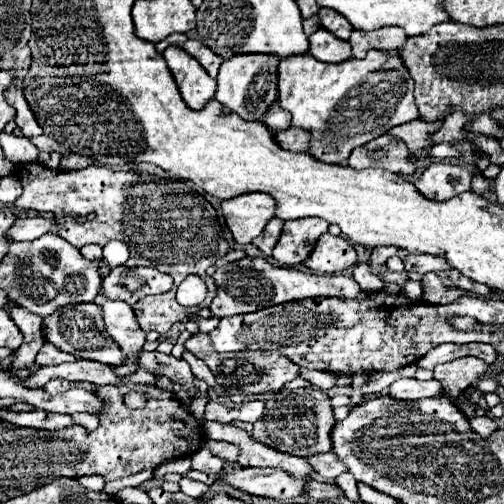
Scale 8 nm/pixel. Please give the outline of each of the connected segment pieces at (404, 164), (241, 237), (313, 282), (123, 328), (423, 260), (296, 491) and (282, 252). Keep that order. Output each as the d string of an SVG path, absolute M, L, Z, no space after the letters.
M382 135L362 147L356 147L348 157L348 165L354 169L386 169L402 175L410 175L416 169L408 147L390 135Z
M248 193L238 195L236 199L222 201L222 213L228 229L234 235L234 241L240 245L250 243L262 233L266 223L274 217L276 201L272 195Z
M244 257L230 265L218 267L214 273L218 293L210 305L214 317L232 317L240 313L252 313L270 305L300 301L308 297L340 297L340 299L356 299L362 289L348 275L318 275L304 273L292 267L276 267L262 257Z
M98 293L94 303L98 303L102 307L108 335L112 339L116 339L116 343L122 347L122 351L126 355L126 363L116 367L116 375L124 377L124 375L134 373L138 369L136 355L140 353L140 349L146 341L146 333L136 323L136 313L132 311L132 307L128 303L106 299L102 293Z
M412 253L404 259L404 267L406 271L414 271L414 273L428 273L428 271L434 271L434 273L442 273L442 271L450 271L450 263L440 259L438 255L424 255L424 253Z
M242 467L234 473L220 475L222 481L230 483L236 489L242 489L250 495L270 497L278 501L290 501L298 495L304 495L304 487L310 479L296 479L286 471L270 469L270 467Z
M324 219L284 221L284 229L272 251L272 257L280 265L298 265L310 255L318 237L326 231L328 223L324 223Z

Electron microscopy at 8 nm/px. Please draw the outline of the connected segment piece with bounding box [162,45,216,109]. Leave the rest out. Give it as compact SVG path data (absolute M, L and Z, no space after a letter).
M178 45L166 47L166 51L162 55L178 83L178 89L180 89L186 105L190 109L204 107L204 103L214 97L216 79L212 79L204 71L204 67L200 67L200 63Z

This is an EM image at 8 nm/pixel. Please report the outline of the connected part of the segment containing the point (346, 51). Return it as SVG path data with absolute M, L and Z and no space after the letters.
M320 27L318 31L314 31L308 37L308 41L310 41L310 55L314 59L318 59L318 61L324 61L324 63L340 63L340 61L346 61L346 59L352 57L350 43L334 37L324 27Z

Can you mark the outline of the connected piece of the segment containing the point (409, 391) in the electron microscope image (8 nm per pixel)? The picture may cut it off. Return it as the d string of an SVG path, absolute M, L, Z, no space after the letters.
M398 379L388 387L388 395L394 399L404 401L418 401L424 397L440 397L444 395L444 389L436 379L430 381L418 381L418 379Z

